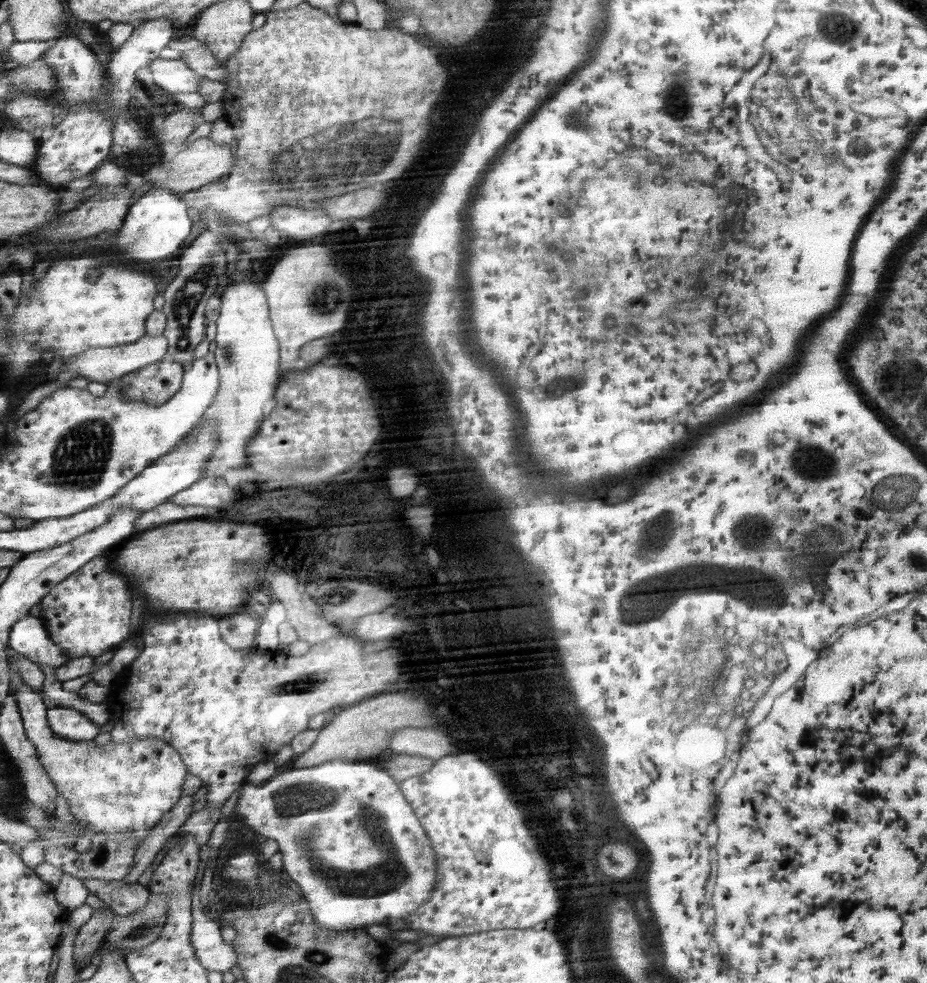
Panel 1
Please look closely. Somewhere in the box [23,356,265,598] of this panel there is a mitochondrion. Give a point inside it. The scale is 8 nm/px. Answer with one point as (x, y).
(80, 456)

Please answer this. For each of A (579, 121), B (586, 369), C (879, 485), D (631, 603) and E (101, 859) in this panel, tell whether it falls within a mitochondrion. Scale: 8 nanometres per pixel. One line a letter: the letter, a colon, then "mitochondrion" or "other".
A: mitochondrion
B: mitochondrion
C: mitochondrion
D: mitochondrion
E: mitochondrion

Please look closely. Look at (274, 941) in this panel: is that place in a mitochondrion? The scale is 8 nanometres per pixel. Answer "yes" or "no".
yes

